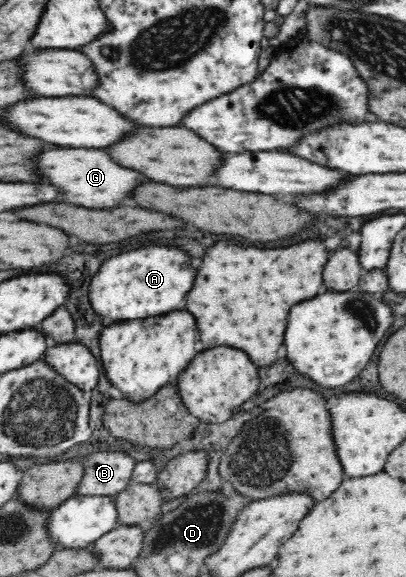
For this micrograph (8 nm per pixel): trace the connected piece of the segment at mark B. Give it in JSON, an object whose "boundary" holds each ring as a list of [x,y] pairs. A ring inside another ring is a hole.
{"boundary":[[[96,450],[81,459],[84,473],[75,489],[76,496],[111,497],[130,482],[136,461],[119,450]]]}

